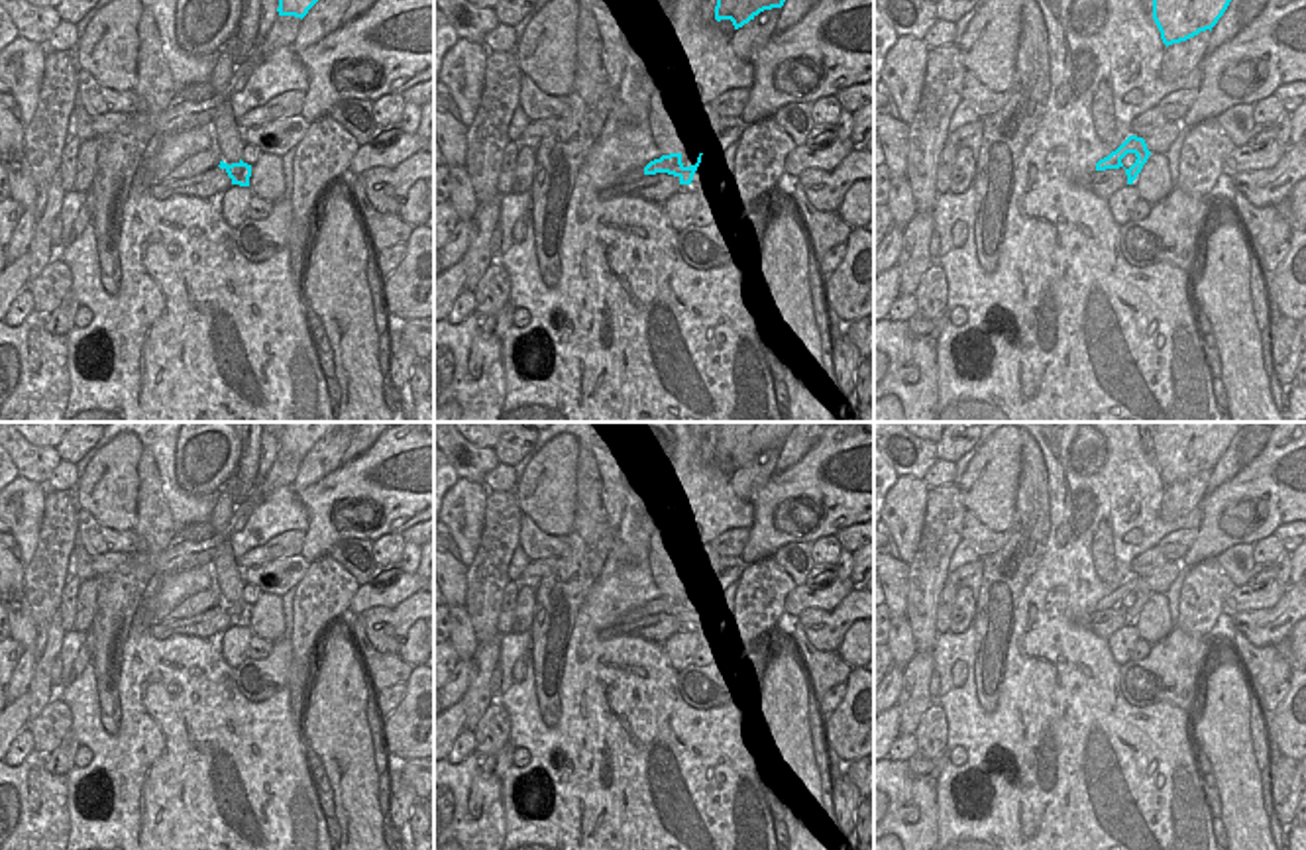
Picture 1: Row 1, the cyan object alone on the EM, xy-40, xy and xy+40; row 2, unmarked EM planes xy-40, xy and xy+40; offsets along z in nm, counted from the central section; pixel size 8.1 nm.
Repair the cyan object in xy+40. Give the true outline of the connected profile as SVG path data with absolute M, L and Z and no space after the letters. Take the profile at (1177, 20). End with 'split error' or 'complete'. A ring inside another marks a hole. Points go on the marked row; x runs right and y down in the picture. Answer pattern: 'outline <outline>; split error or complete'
outline M1153 0L1153 20L1163 43L1186 41L1218 24L1231 0Z; complete

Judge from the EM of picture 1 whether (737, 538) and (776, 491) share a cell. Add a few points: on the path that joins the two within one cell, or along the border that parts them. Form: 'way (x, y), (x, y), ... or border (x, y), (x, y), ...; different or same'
border (751, 529), (739, 556); different

